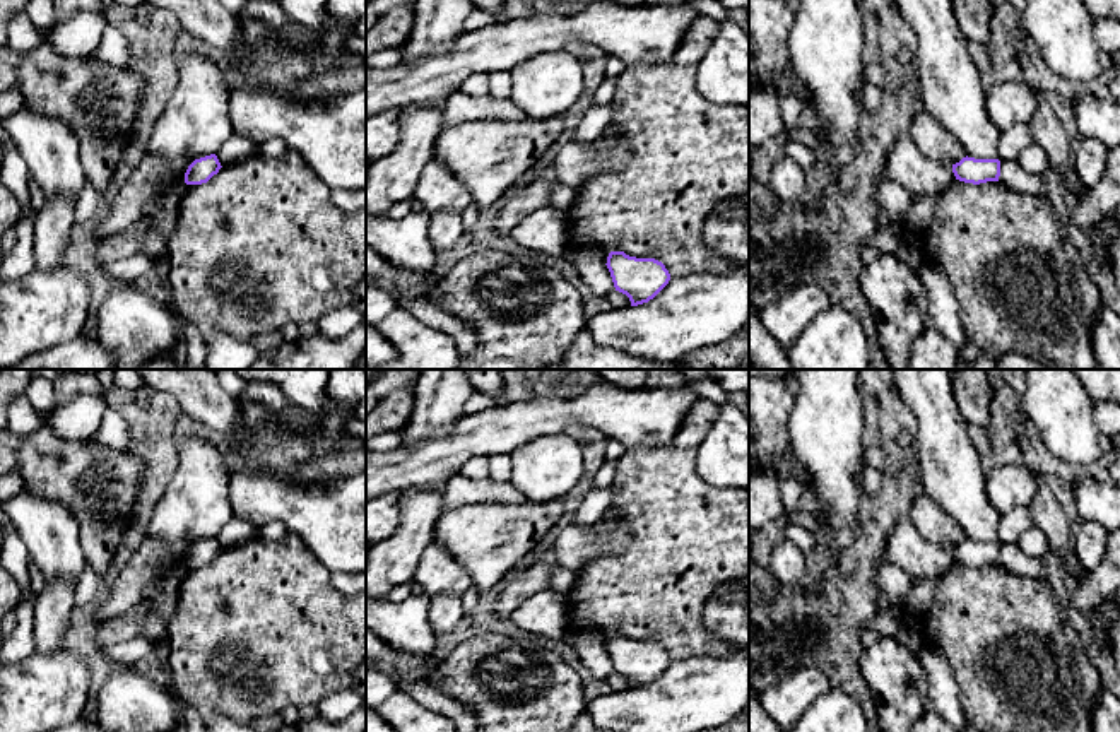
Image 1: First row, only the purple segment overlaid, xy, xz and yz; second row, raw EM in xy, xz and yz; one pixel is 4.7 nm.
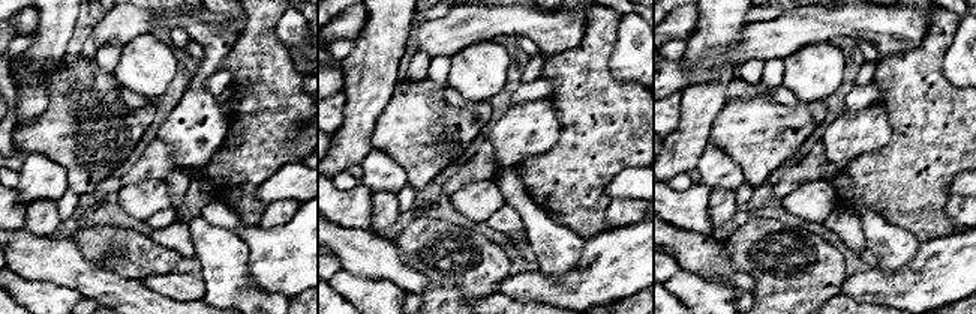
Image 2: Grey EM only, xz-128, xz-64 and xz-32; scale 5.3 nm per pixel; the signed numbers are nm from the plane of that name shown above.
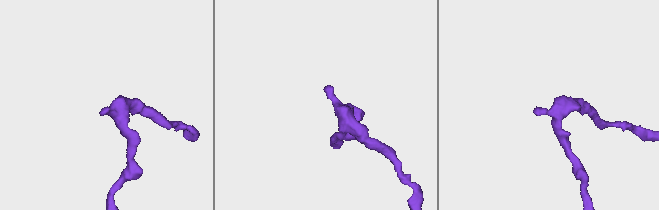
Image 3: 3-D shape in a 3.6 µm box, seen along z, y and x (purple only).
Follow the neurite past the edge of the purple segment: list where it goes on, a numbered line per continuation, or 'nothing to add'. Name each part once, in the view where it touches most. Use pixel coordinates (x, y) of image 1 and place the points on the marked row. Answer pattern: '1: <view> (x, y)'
nothing to add

